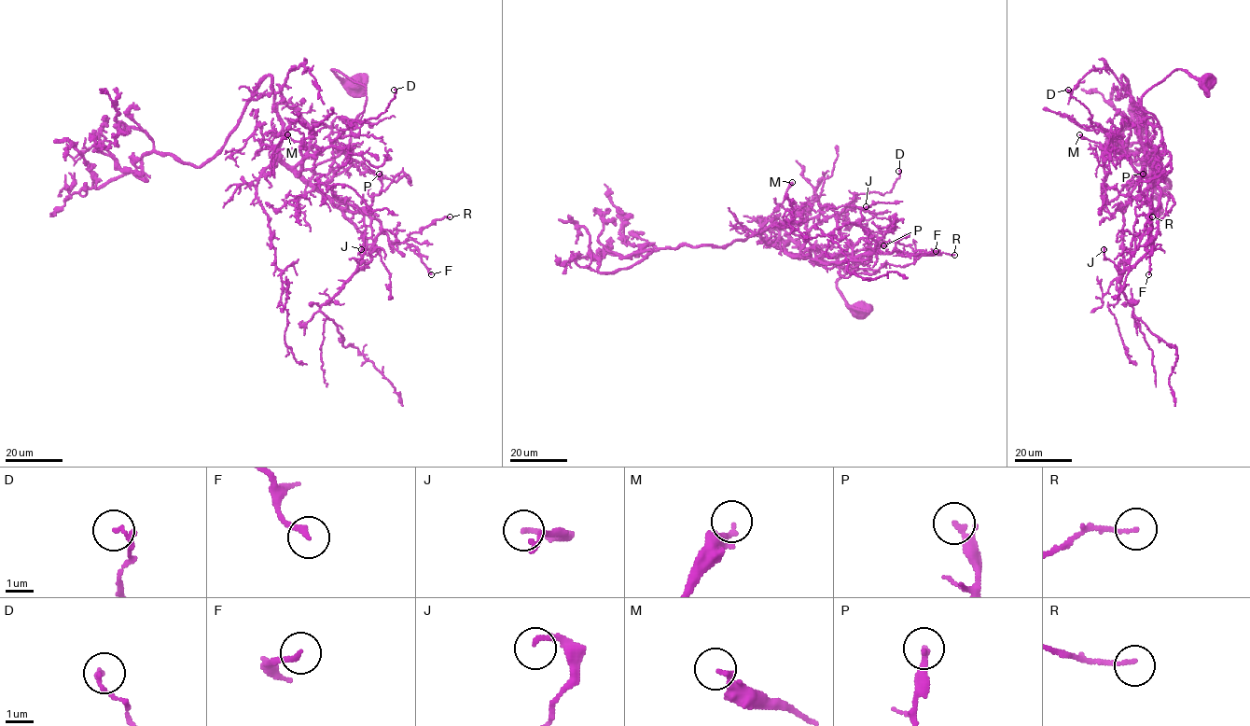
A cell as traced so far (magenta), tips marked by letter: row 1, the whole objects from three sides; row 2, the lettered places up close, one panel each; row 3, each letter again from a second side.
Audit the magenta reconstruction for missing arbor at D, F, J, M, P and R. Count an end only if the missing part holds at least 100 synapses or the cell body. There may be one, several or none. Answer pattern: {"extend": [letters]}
{"extend": []}

